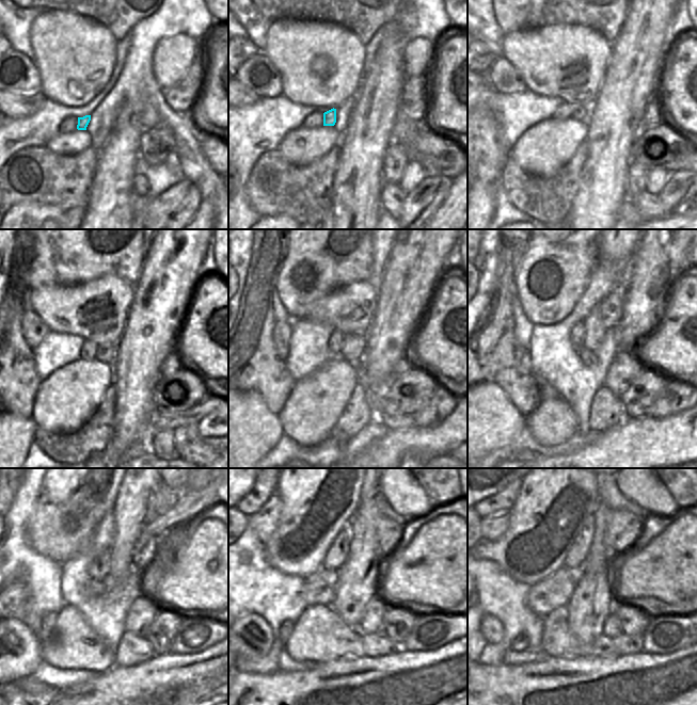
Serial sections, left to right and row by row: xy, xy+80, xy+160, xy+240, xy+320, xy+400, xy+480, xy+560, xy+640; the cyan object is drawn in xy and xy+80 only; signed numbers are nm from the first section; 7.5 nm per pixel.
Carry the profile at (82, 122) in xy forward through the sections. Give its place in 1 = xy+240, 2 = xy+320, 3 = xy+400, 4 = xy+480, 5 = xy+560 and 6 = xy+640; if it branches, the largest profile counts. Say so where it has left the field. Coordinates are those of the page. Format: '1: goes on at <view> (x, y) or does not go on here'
1: goes on at xy+240 (106, 353)
2: goes on at xy+320 (353, 346)
3: goes on at xy+400 (595, 335)
4: goes on at xy+480 (191, 503)
5: goes on at xy+560 (359, 575)
6: goes on at xy+640 (587, 586)

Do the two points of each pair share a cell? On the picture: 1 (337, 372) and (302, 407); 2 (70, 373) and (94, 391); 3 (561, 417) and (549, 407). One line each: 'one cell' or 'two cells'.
1: one cell
2: one cell
3: one cell

